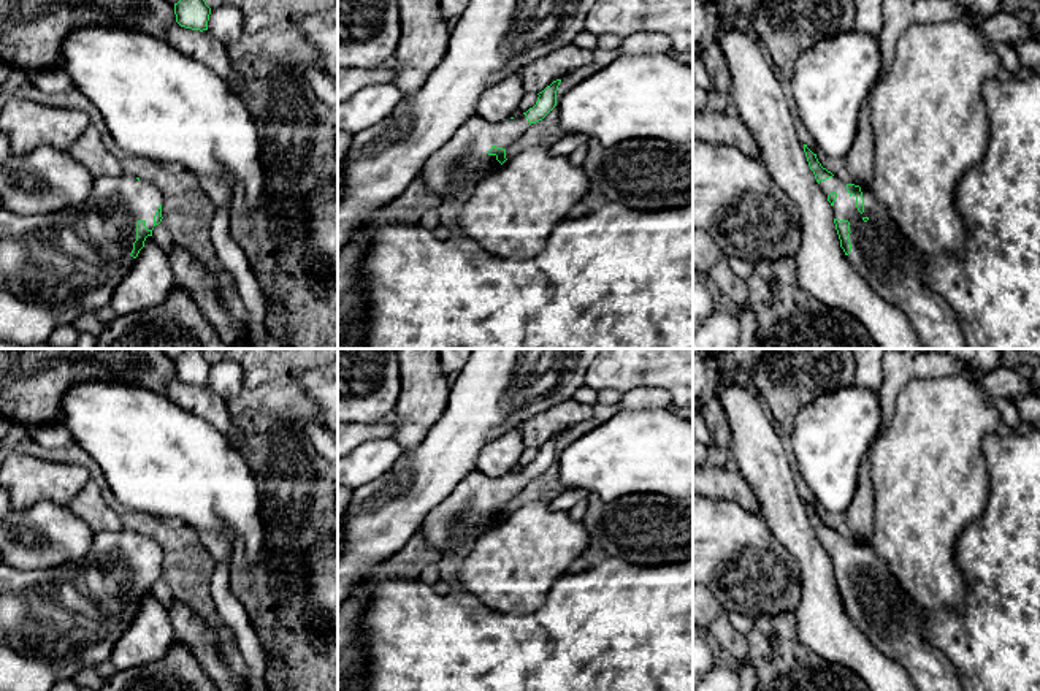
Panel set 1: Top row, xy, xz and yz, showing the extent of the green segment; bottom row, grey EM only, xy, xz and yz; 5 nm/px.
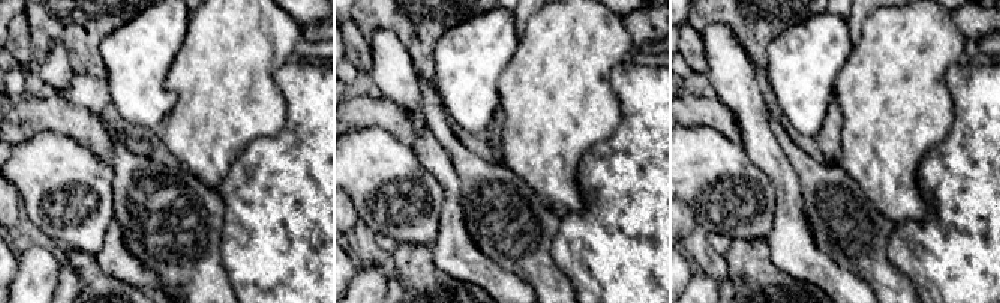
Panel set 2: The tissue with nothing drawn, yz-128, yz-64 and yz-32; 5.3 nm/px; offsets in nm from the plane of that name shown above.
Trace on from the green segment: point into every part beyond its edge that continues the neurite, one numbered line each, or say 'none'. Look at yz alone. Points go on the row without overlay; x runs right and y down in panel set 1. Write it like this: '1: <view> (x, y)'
1: yz (880, 609)

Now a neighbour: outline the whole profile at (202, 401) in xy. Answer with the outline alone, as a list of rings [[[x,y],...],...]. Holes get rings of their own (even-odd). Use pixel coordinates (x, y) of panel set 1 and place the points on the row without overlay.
[[[176,377],[166,385],[163,395],[184,410],[206,420],[224,434],[228,436],[235,431],[227,401],[208,385],[185,384]]]

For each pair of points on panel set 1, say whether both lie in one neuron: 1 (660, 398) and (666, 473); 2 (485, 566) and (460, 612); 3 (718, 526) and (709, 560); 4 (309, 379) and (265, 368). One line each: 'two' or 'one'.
1: two
2: two
3: one
4: two

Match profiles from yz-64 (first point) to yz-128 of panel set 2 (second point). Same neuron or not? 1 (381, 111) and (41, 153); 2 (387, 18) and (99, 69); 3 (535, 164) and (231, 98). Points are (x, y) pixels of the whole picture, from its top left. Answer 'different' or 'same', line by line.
1: different
2: same
3: same

